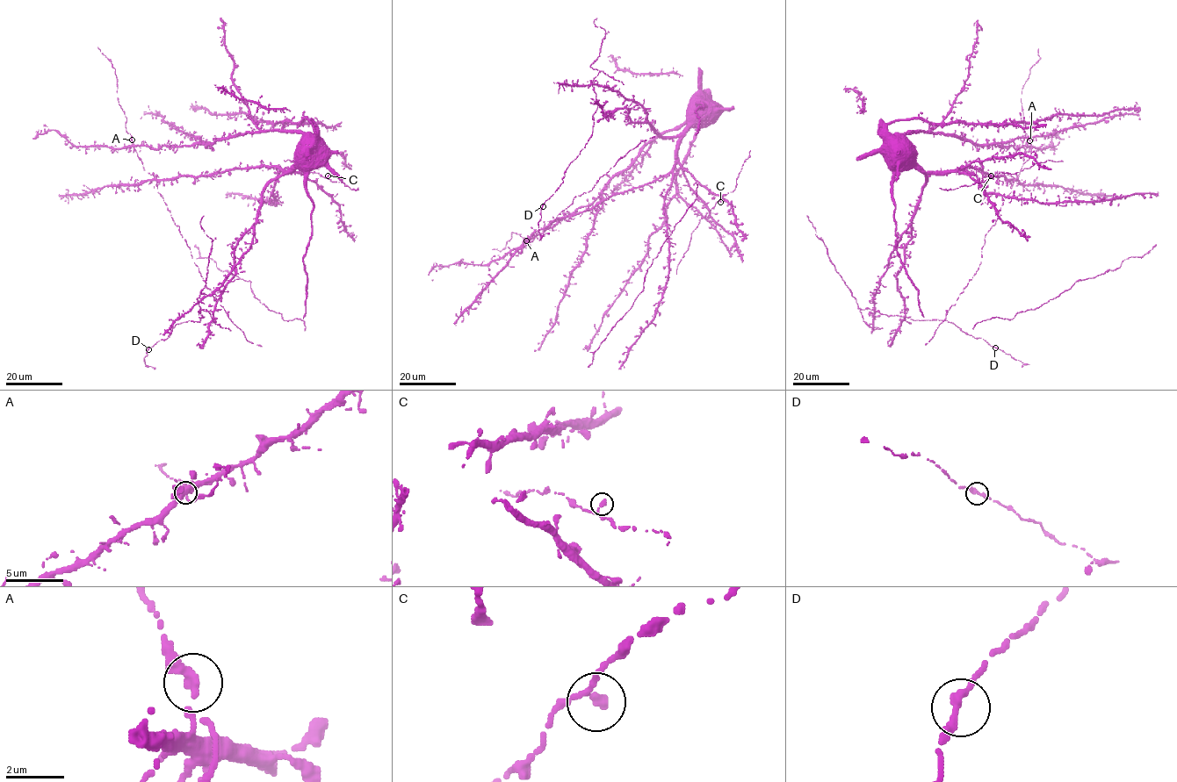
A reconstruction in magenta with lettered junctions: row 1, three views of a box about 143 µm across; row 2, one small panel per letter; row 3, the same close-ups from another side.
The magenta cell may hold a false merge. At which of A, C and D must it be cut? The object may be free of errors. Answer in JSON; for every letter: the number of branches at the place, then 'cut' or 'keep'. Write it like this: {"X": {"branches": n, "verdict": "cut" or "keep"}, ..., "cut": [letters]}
{"A": {"branches": 2, "verdict": "keep"}, "C": {"branches": 2, "verdict": "keep"}, "D": {"branches": 2, "verdict": "keep"}, "cut": []}

